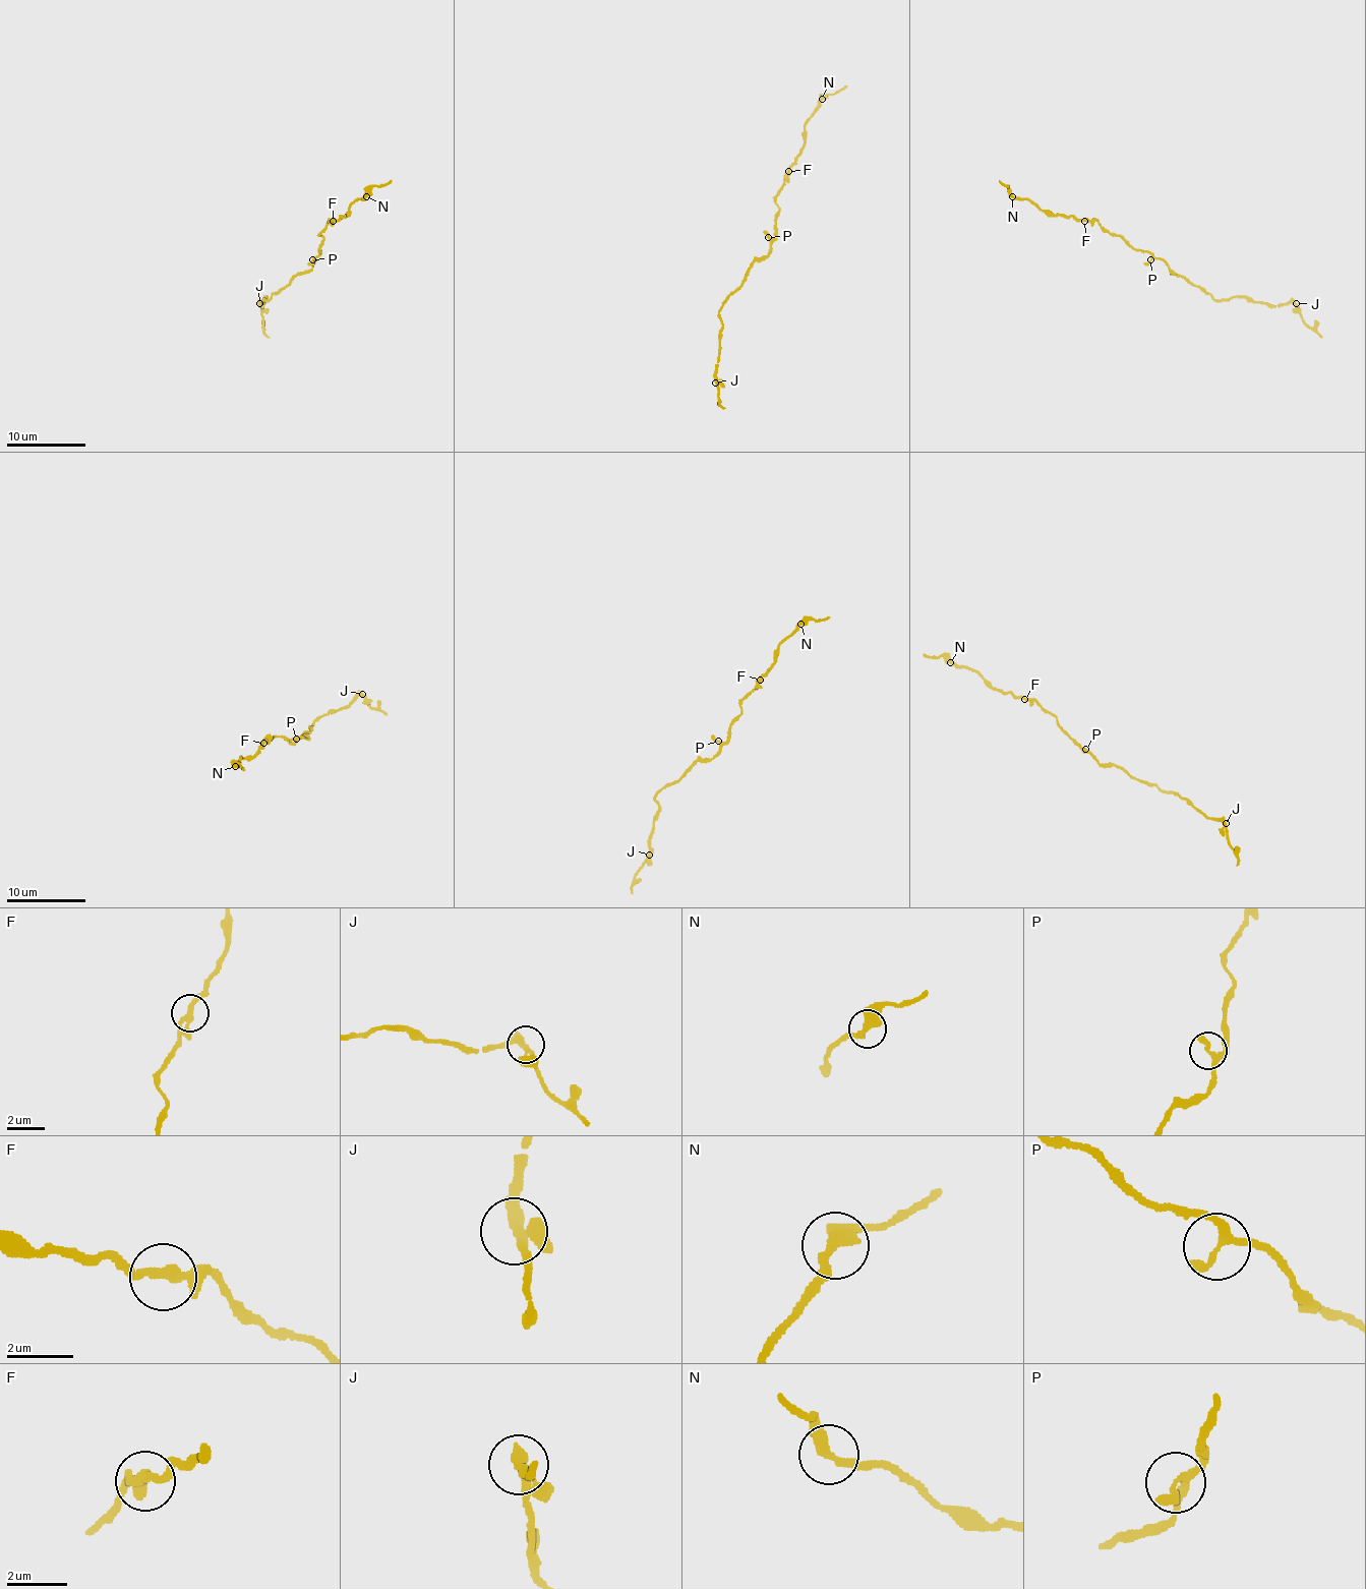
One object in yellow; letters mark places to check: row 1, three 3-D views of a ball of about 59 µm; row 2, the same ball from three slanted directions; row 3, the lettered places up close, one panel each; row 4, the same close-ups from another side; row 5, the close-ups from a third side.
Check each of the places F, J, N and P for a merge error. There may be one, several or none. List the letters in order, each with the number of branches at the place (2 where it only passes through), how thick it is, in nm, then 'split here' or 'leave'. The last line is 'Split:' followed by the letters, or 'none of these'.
F: 3 branches meet; 240 nm thick; leave
J: 3 branches meet; 280 nm thick; leave
N: 2 branches meet; 400 nm thick; leave
P: 2 branches meet; 240 nm thick; leave
Split: none of these

